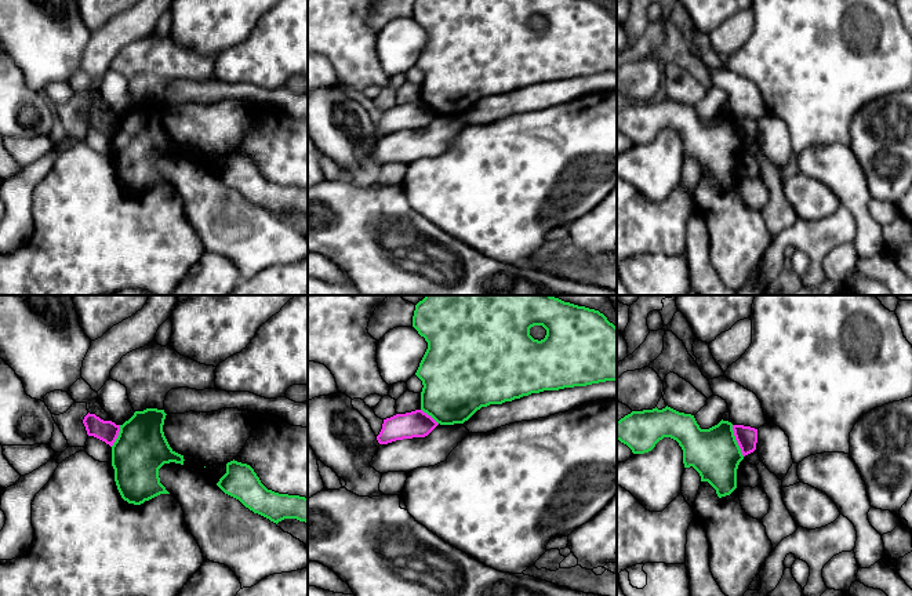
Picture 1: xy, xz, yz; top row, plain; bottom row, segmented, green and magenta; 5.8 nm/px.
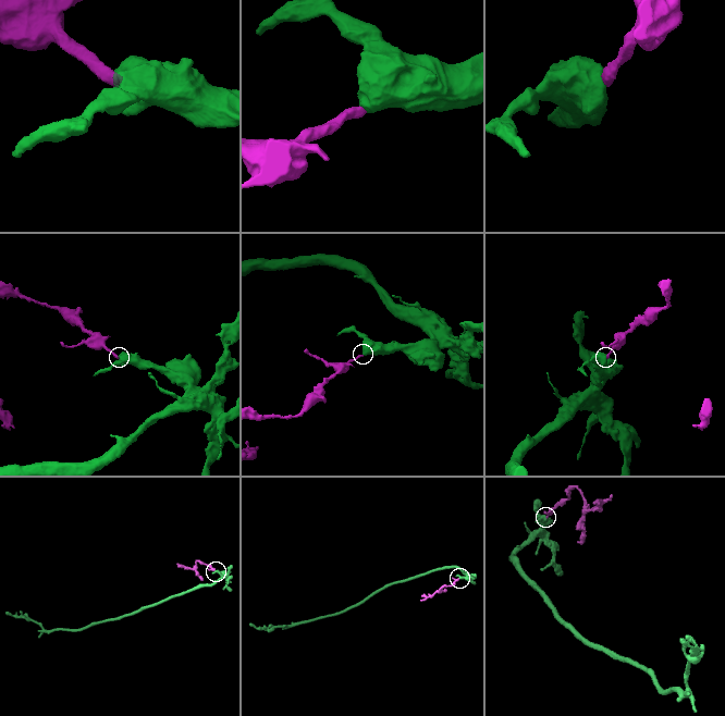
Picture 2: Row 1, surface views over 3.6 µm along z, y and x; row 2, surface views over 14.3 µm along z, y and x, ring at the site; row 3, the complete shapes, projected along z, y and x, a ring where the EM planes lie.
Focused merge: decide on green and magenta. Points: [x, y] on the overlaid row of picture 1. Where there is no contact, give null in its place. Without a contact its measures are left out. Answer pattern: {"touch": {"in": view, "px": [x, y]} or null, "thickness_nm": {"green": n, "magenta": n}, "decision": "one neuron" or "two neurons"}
{"touch": {"in": "yz", "px": [736, 440]}, "thickness_nm": {"green": 300, "magenta": 130}, "decision": "two neurons"}

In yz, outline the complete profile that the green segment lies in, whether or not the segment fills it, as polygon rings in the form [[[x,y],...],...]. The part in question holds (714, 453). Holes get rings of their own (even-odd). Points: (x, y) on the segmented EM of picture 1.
[[[671,407],[632,411],[617,421],[617,440],[633,454],[651,451],[664,437],[671,437],[683,450],[684,468],[693,466],[708,481],[719,498],[737,488],[737,469],[744,459],[735,440],[733,424],[720,421],[701,429],[694,415]]]

